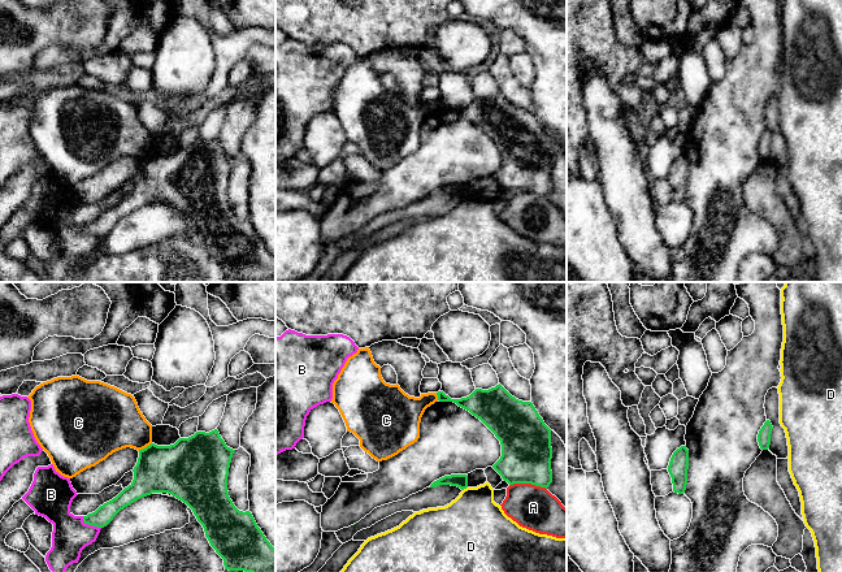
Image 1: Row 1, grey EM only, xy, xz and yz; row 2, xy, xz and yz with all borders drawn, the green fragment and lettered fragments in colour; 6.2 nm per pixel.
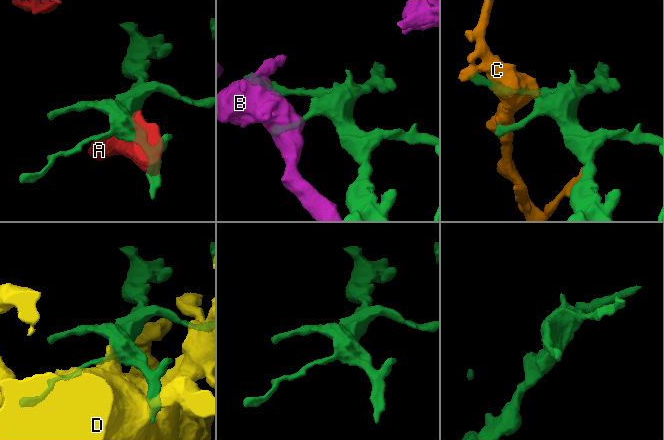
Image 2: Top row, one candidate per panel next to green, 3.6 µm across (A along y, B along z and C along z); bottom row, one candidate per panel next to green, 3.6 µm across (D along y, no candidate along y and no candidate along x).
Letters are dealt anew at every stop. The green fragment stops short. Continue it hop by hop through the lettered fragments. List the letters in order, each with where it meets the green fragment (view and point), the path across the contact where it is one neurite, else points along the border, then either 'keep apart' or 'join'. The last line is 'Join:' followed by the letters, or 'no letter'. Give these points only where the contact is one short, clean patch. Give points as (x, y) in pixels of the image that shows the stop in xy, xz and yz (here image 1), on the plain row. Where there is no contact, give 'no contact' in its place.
A: xz (528, 191) | keep apart
B: xy (90, 233) | keep apart
C: xy (146, 156) | along xy (151, 151), (138, 159) | keep apart
D: xz (464, 196) | keep apart
Join: no letter

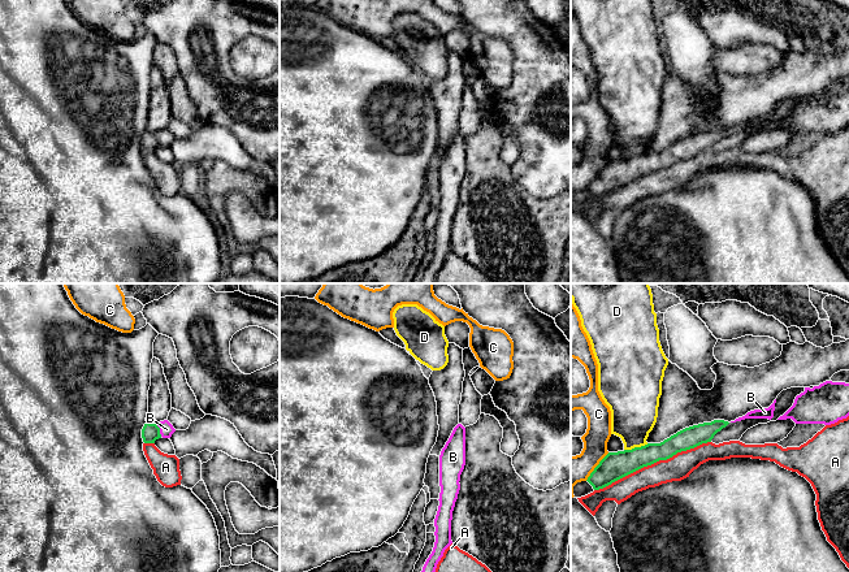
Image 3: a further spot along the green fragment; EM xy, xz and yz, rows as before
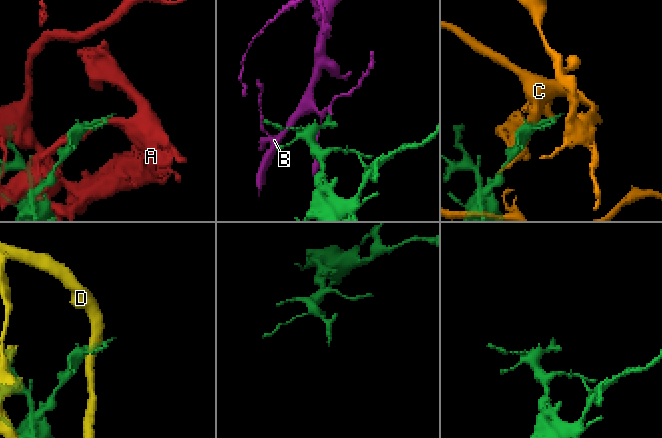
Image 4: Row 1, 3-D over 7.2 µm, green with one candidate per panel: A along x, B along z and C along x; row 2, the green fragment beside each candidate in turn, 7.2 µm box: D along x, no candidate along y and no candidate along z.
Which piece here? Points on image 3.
A: yz (652, 172) | keep apart
B: xy (159, 139) | across xy (151, 141), (159, 139), (167, 138) | join
C: yz (596, 176) | keep apart
D: yz (636, 156) | keep apart
Join: B

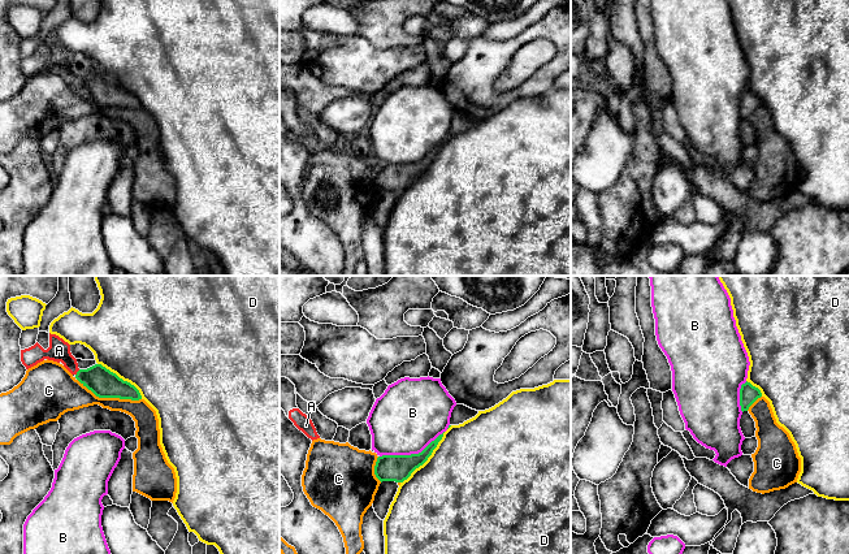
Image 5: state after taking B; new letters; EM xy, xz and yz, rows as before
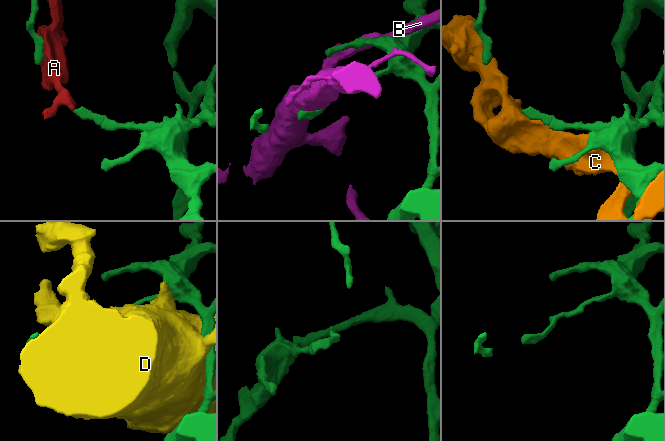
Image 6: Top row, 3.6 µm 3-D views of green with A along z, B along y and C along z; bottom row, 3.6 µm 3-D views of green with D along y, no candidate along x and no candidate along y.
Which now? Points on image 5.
A: xy (77, 81) | keep apart
B: xz (411, 163) | keep apart
C: xy (108, 105) | keep apart
D: xz (427, 168) | keep apart
Join: no letter

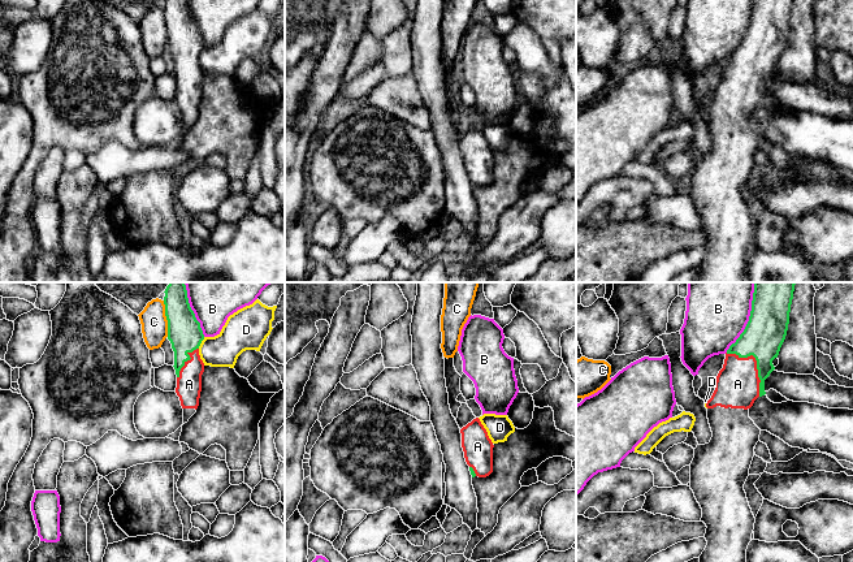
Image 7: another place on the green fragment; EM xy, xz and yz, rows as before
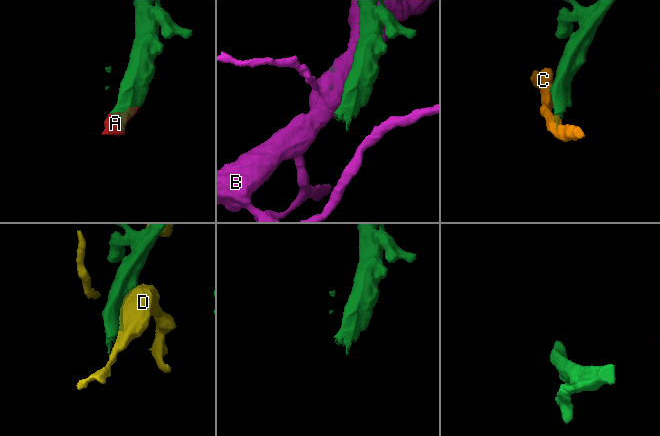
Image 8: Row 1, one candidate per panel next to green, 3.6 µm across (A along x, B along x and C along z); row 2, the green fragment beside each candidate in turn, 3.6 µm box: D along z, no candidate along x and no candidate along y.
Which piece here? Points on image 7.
A: yz (757, 72) | join
B: yz (748, 30) | keep apart
C: xy (167, 27) | along xy (163, 9), (168, 44) | keep apart
D: xy (200, 51) | keep apart
Join: A

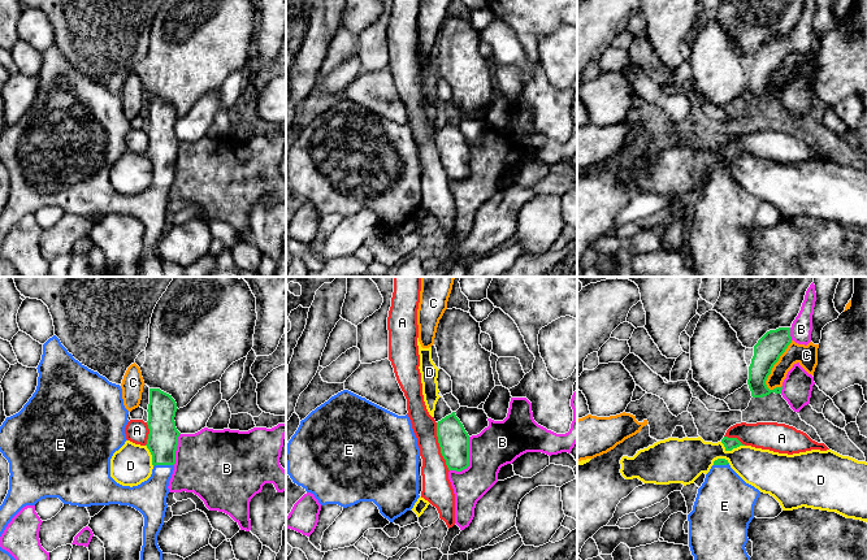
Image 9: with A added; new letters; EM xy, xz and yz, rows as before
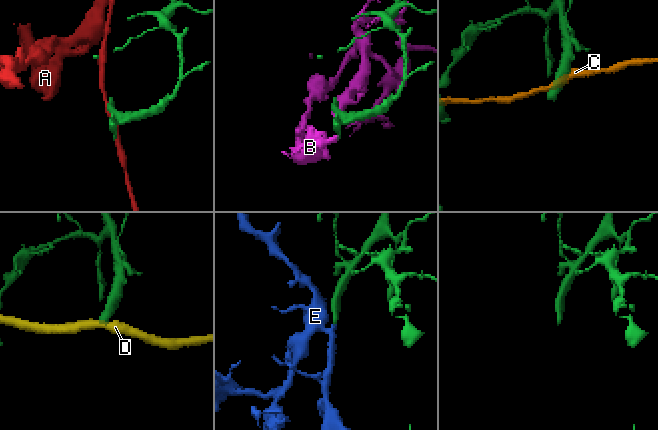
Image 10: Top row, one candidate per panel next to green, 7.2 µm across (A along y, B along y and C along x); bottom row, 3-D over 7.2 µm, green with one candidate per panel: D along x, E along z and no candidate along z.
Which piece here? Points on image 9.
A: xz (439, 155) | along xz (436, 131), (439, 161), (449, 179) | keep apart
B: xz (468, 169) | keep apart
C: yz (774, 73) | along yz (792, 50), (766, 90), (766, 95), (770, 99) | keep apart
D: yz (732, 157) | along yz (720, 151), (727, 159), (744, 153) | keep apart
E: xy (163, 173) | across xy (163, 148), (163, 173), (161, 185), (150, 207) | join
Join: E

